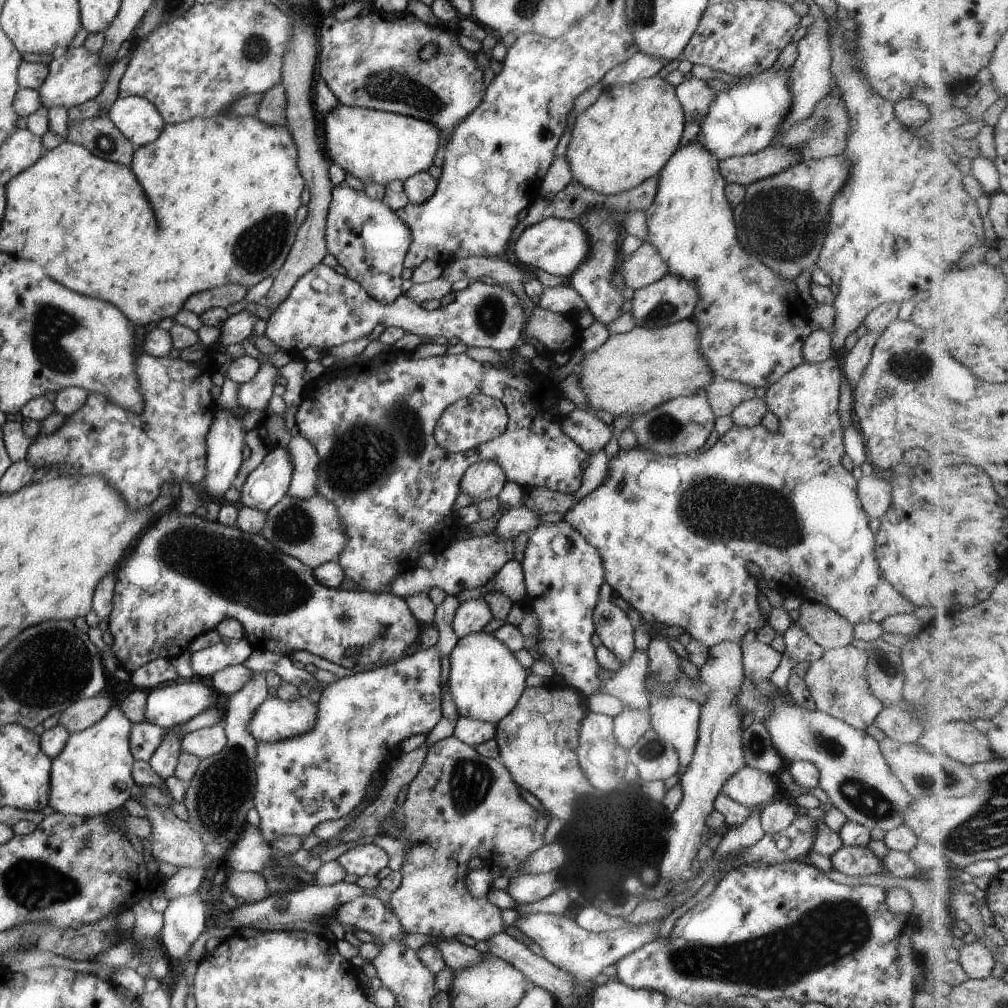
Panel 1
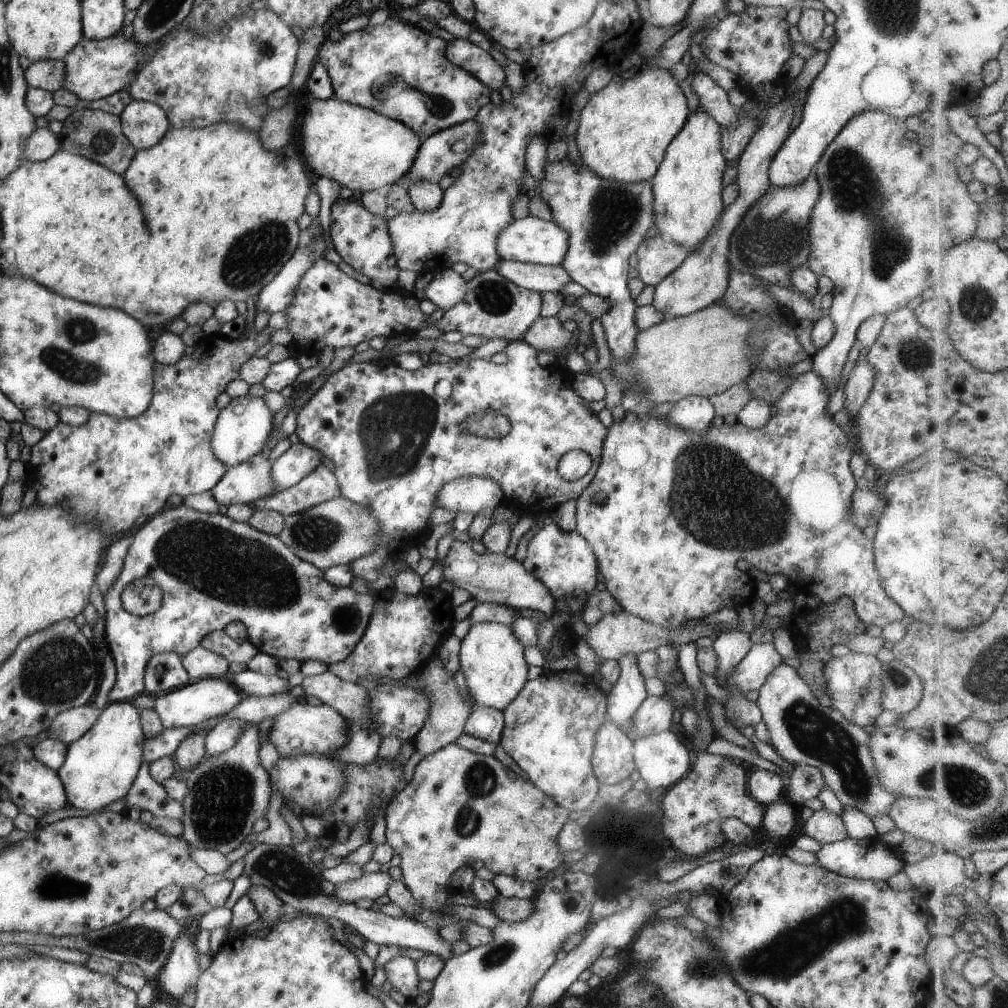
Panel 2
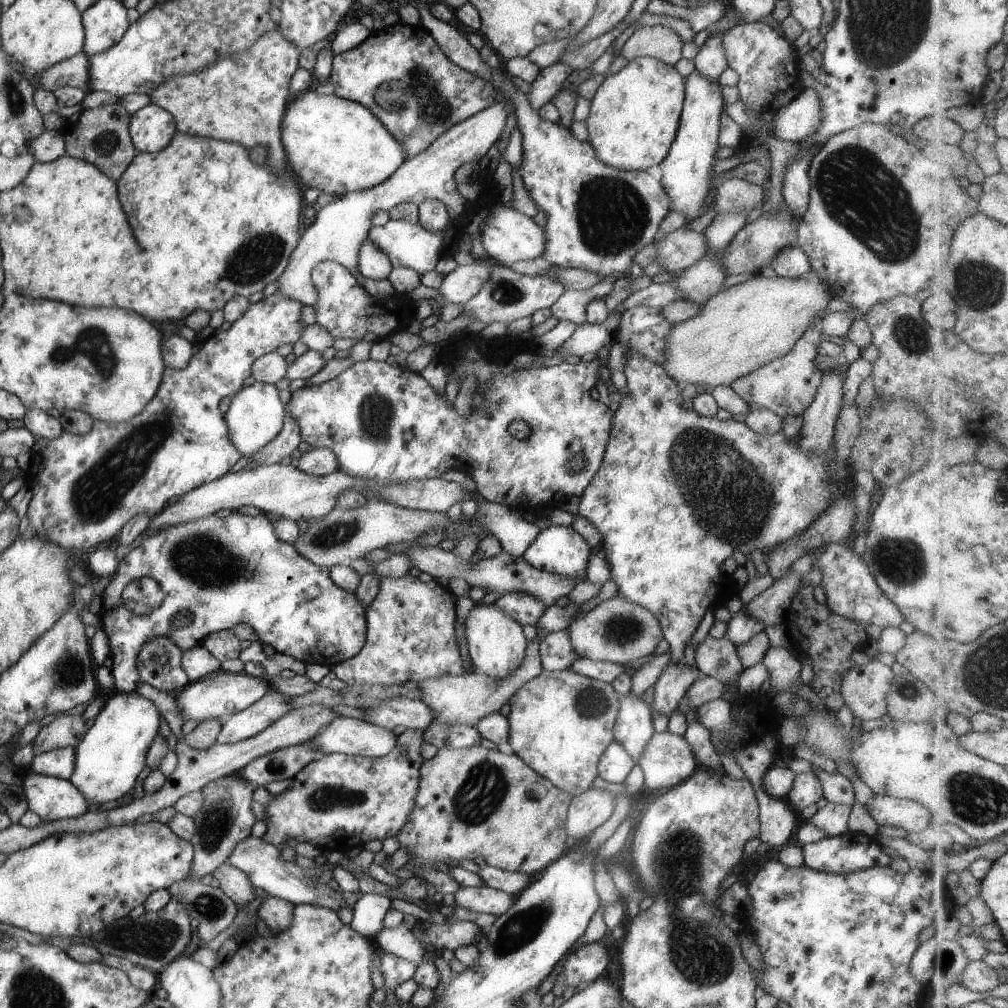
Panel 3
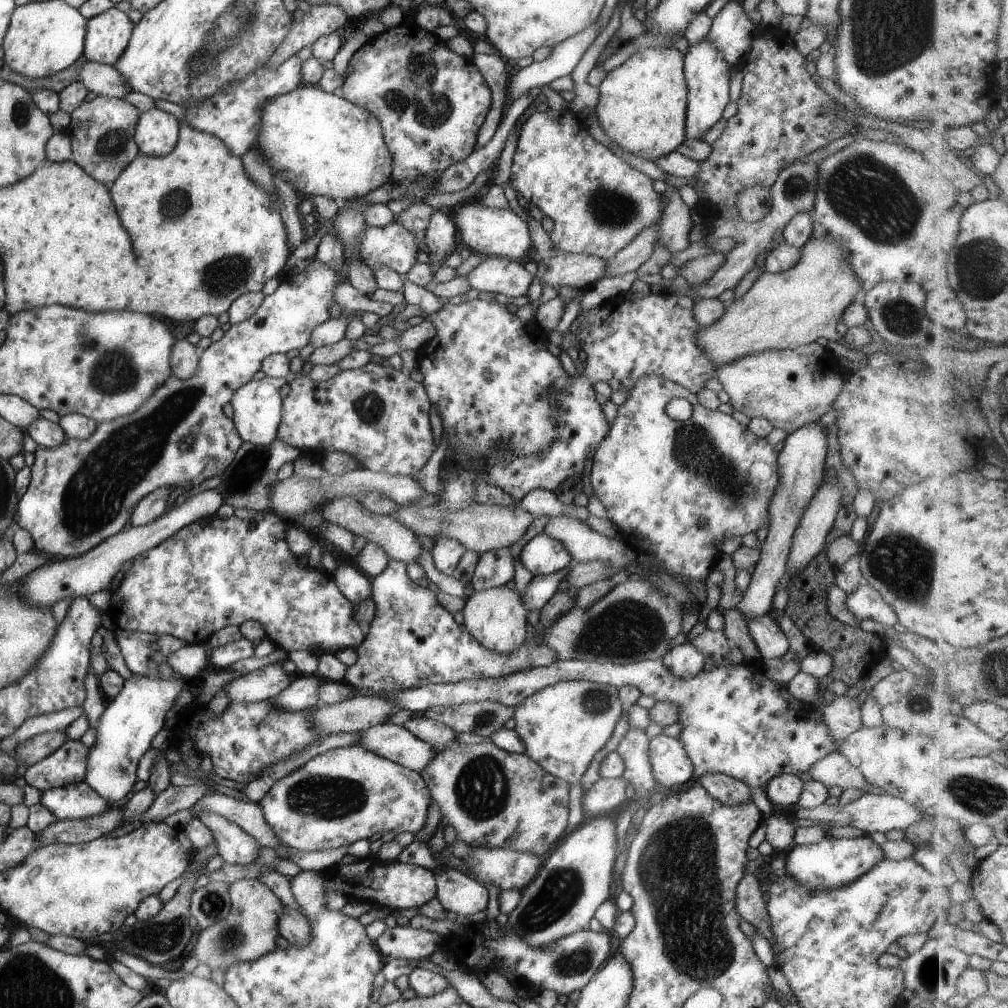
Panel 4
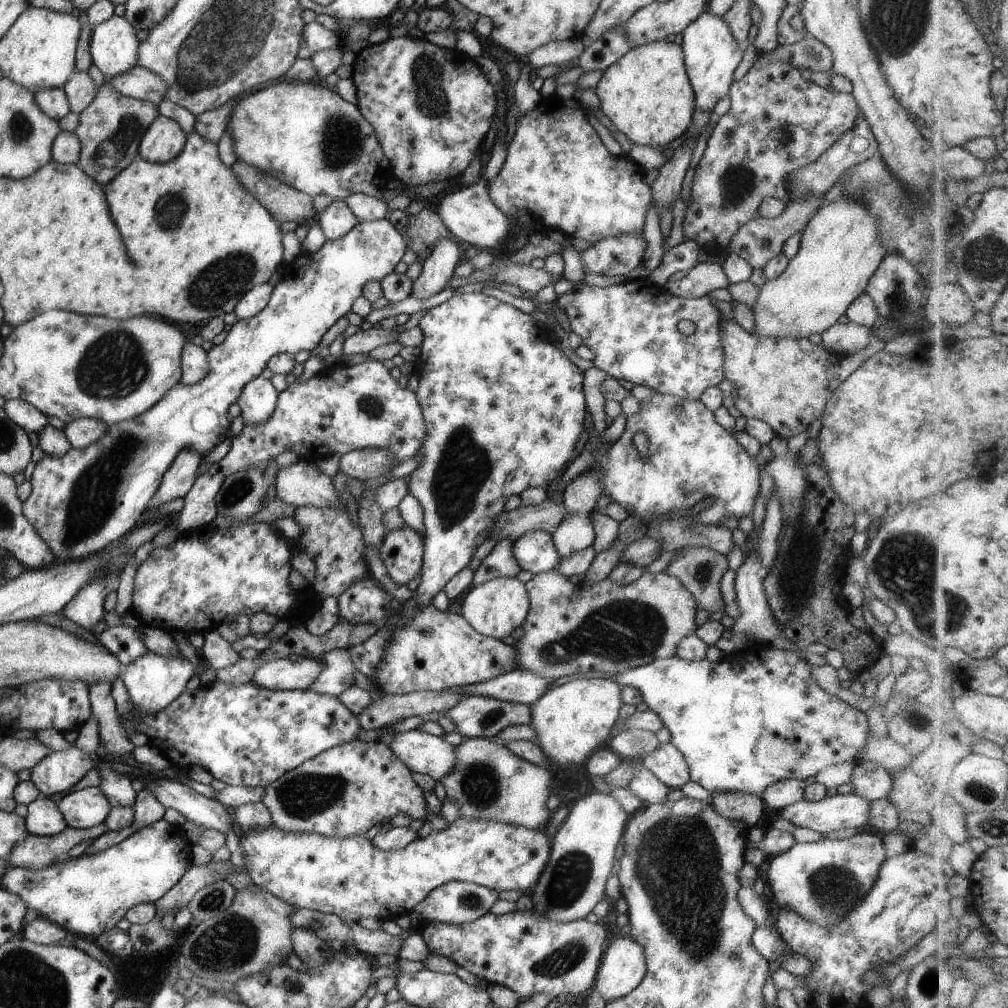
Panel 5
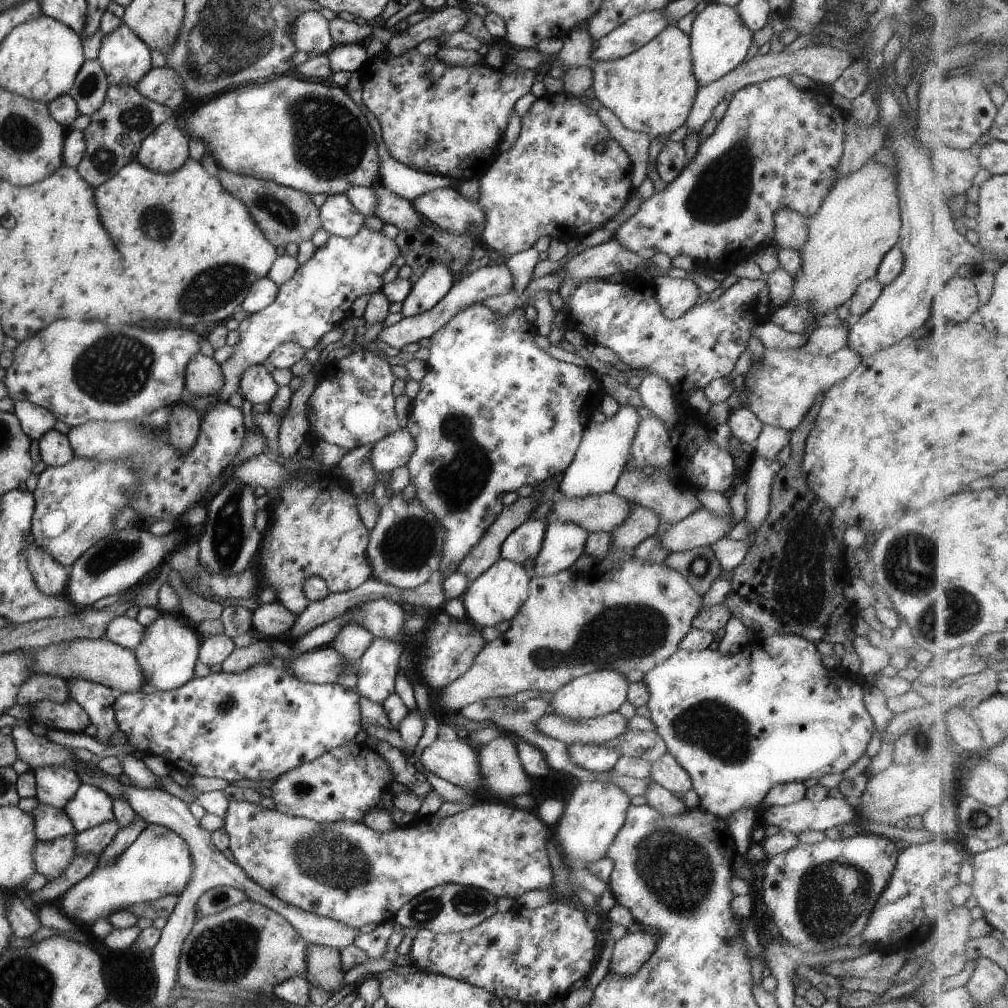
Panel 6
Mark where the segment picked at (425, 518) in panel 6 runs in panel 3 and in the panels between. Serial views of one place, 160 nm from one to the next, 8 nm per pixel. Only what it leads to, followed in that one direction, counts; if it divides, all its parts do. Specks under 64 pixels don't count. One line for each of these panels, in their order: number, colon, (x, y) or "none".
3: (409, 636)
4: (411, 641)
5: (401, 549)

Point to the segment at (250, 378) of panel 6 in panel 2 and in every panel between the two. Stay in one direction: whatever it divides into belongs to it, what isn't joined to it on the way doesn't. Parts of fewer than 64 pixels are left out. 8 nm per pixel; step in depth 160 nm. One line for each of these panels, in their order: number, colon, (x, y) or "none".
2: (240, 429)
3: (254, 416)
4: (257, 406)
5: (257, 399)

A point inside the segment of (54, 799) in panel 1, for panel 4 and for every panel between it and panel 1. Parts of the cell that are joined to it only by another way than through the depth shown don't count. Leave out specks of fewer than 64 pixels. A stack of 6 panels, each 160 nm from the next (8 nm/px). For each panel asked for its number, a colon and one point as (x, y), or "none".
2: (99, 767)
3: (112, 751)
4: (128, 722)

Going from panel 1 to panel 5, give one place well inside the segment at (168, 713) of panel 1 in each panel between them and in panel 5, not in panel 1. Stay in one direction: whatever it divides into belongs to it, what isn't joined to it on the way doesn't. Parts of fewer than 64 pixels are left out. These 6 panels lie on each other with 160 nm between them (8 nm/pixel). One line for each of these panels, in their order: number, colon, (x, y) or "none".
2: (196, 701)
3: (219, 696)
4: (261, 684)
5: (277, 674)

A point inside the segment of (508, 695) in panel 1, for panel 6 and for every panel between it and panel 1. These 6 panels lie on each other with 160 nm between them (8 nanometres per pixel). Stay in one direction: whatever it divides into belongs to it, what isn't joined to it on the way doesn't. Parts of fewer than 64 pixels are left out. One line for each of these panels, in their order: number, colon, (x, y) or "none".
2: (491, 659)
3: (496, 643)
4: (495, 617)
5: (494, 608)
6: (495, 595)

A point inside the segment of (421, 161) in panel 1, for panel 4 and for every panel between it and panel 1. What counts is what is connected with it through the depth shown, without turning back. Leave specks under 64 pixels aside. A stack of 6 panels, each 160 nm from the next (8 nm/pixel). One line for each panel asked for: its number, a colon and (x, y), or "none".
2: (361, 150)
3: (336, 145)
4: (320, 143)

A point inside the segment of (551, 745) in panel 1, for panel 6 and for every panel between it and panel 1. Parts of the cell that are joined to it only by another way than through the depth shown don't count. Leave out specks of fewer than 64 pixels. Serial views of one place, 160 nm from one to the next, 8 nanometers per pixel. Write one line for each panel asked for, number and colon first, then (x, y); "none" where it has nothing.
2: (548, 729)
3: (559, 722)
4: (562, 725)
5: (571, 721)
6: (600, 692)

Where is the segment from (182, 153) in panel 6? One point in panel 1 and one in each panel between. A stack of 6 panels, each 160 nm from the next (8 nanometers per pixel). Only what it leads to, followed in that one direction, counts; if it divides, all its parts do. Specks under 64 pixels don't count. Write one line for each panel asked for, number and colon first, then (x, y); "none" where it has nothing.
1: (137, 119)
2: (143, 123)
3: (150, 128)
4: (155, 134)
5: (163, 140)

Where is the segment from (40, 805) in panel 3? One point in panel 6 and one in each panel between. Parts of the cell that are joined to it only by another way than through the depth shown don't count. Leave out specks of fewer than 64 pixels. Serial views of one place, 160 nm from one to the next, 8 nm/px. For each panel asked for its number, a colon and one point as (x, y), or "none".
4: (76, 800)
5: (87, 807)
6: (89, 806)

